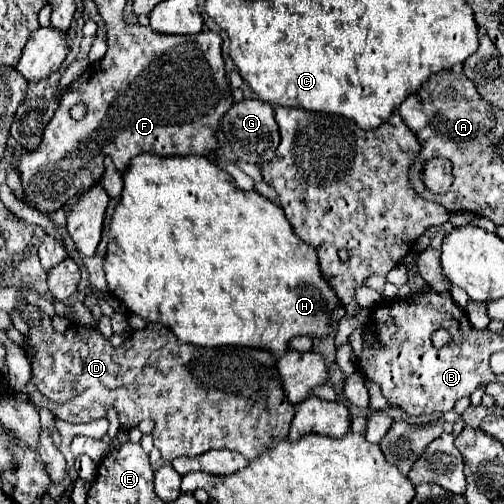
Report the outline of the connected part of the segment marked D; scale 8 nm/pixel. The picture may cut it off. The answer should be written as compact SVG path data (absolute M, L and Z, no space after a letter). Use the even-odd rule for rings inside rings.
M48 316L42 318L40 326L30 328L28 344L34 350L32 380L22 394L16 394L16 398L28 398L32 404L48 408L56 418L70 424L98 420L106 416L110 406L116 408L120 424L126 430L134 428L142 420L152 420L154 446L168 462L178 456L198 456L214 448L228 448L252 460L268 448L272 438L284 440L294 418L294 406L282 390L282 380L276 368L278 358L262 348L198 348L178 342L178 338L174 338L174 334L170 334L162 324L148 324L144 330L136 330L120 348L112 348L96 328L72 324L64 334L58 334L54 332Z

